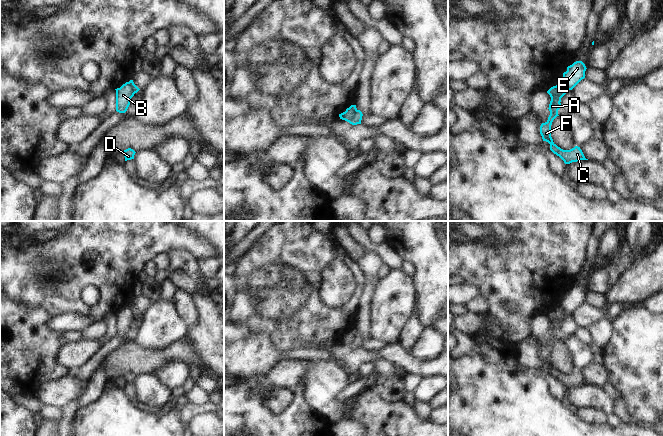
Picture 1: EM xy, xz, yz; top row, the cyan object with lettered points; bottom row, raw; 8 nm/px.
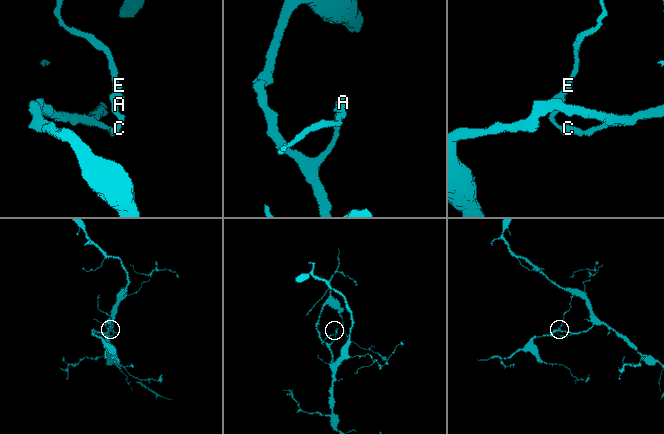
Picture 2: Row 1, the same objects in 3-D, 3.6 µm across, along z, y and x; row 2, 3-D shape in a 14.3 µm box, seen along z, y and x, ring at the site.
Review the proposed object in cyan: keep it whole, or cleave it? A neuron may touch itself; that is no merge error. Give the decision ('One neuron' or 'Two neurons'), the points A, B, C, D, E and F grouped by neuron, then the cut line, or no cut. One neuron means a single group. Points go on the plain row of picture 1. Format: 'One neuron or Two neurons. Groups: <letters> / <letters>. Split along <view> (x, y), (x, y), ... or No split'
Two neurons. Groups: A B C D F / E. Split along xz (356, 333), (347, 345)

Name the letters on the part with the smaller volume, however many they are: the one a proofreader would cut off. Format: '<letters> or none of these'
E

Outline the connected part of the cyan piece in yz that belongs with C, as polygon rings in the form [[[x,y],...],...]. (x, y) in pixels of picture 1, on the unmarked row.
[[[557,308],[556,310],[551,311],[547,317],[551,321],[551,325],[549,328],[550,339],[548,344],[545,347],[542,347],[540,350],[540,358],[542,360],[543,365],[546,365],[550,368],[550,374],[559,380],[565,388],[570,388],[572,386],[577,386],[581,384],[588,384],[585,382],[580,371],[575,370],[570,374],[563,374],[558,371],[551,361],[551,349],[553,344],[559,340],[558,334],[561,330],[561,322],[567,317],[567,313],[564,313],[561,308]]]

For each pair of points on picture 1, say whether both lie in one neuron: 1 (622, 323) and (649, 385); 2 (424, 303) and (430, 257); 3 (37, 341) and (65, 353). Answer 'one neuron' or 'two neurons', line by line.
1: one neuron
2: one neuron
3: two neurons

